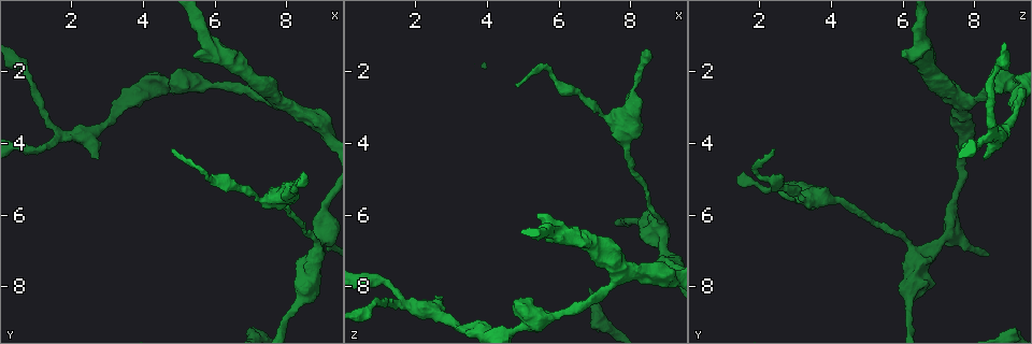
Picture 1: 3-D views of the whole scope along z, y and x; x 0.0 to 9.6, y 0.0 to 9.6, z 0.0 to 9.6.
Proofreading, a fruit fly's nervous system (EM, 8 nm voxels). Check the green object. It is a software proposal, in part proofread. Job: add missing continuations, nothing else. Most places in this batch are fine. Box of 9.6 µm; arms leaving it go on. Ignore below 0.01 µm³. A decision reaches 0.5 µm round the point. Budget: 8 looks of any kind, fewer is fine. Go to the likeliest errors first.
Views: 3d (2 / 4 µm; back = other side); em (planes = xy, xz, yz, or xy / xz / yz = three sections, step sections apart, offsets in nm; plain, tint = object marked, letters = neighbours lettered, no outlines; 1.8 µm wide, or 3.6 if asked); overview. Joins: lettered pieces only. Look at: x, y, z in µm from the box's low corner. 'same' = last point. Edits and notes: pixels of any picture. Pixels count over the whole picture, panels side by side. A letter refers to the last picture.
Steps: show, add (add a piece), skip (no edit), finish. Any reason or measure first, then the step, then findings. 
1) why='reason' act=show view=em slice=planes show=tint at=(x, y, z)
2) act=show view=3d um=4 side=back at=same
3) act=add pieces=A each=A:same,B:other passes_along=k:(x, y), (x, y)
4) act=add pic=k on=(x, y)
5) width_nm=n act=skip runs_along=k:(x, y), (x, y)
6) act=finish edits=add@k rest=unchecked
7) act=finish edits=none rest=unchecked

why='a fork' act=show view=3d um=2 at=(1.70, 3.75, 8.50)

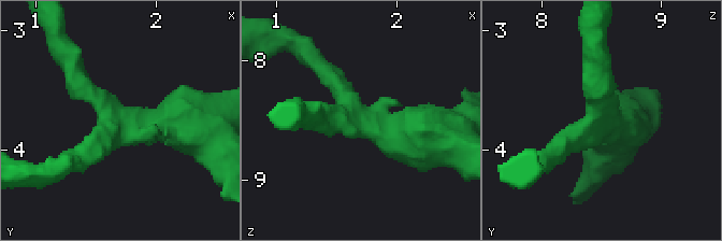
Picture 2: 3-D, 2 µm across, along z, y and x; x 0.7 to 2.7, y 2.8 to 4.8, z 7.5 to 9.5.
arms=3 arm_widths_nm=170,200,400 act=show view=em slice=xz step=4 show=letters at=(1.70, 3.76, 8.50)

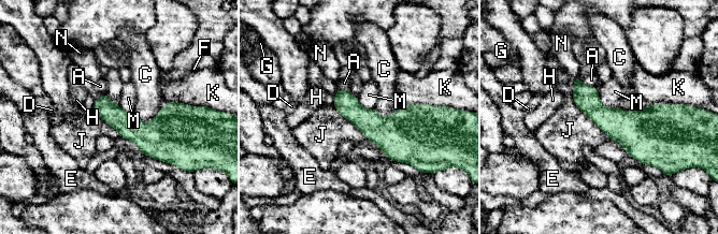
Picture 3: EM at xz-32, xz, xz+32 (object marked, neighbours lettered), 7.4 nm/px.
width_nm=190 act=skip each=A:other,C:other,D:other,E:other,F:other,G:other,H:other,J:other,K:other,M:other,N:other border=3:(572, 100), (609, 139) found='none of them fits'

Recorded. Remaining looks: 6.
act=show view=3d um=4 at=(8.45, 4.95, 1.40)

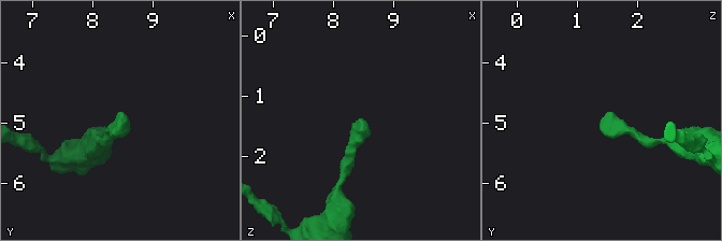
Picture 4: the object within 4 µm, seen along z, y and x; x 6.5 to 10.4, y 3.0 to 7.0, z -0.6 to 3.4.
act=show view=em slice=planes show=letters at=(8.40, 5.00, 1.35)

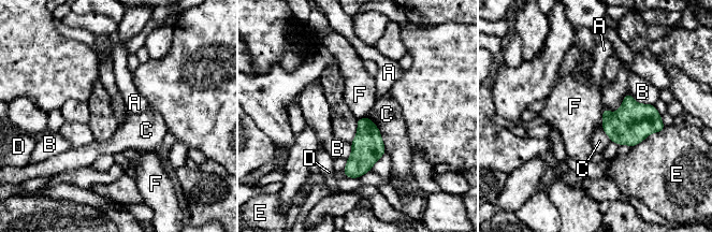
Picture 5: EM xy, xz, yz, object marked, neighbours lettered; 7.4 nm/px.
width_nm=170 act=skip each=A:other,B:other,C:other,D:other,E:other,F:other border=5:(366, 116), (358, 119) found='no lettered piece goes on from it'

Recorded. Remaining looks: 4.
why='an open end' act=show view=3d um=2 at=(5.50, 1.60, 6.00)

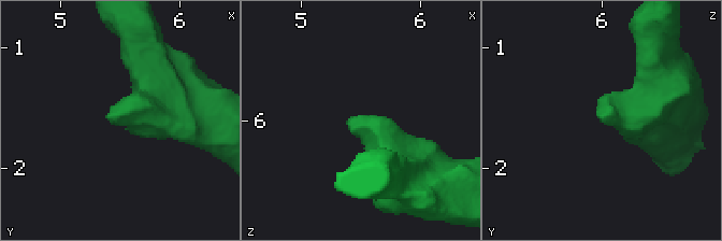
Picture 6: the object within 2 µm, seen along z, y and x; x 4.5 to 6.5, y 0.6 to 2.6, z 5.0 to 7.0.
why='now the EM' act=show view=em slice=planes show=plain at=(5.46, 1.60, 6.02)

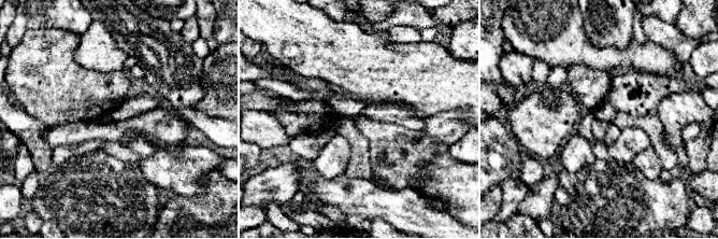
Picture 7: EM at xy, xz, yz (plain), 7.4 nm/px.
why='what lies round it' act=show view=em slice=planes show=letters at=same

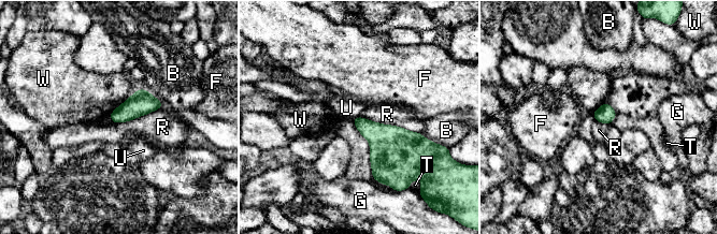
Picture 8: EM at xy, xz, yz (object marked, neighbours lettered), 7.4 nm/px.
act=skip each=B:other,F:other,G:other,R:other,T:other,U:other,W:other border=8:(359, 115), (420, 133) found='none of them fits'

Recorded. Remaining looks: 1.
act=finish edits=none rest=unchecked

